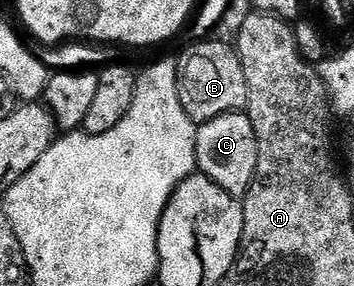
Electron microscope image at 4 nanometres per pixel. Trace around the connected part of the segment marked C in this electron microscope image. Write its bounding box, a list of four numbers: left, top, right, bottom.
[195,111,257,196]

